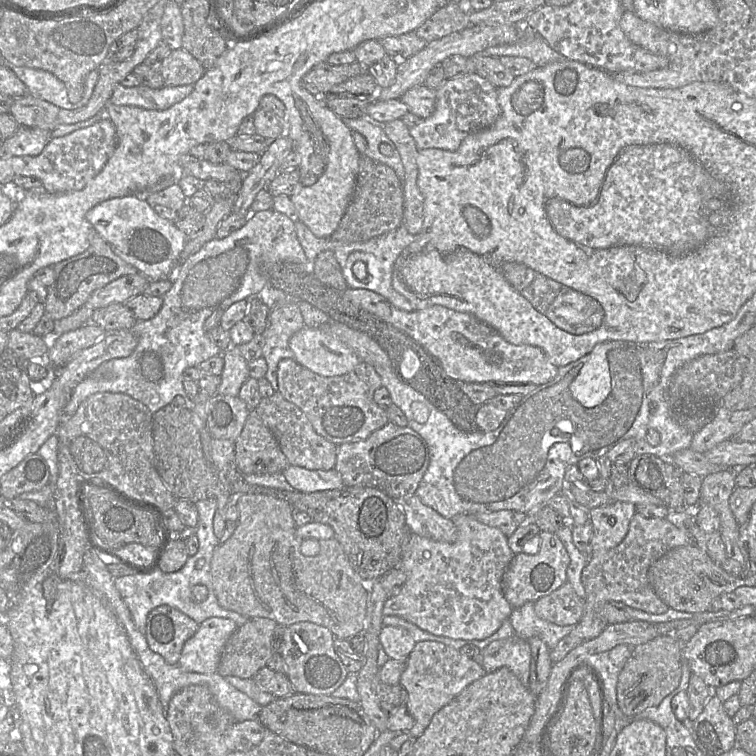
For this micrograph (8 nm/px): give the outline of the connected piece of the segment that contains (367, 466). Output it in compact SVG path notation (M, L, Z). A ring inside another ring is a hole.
M387 423L364 440L344 443L338 446L335 470L341 474L345 486L368 486L381 490L393 499L416 493L418 485L429 465L429 448L423 437L406 426Z

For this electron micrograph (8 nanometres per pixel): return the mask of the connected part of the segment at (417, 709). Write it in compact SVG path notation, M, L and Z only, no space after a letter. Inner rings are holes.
M420 641L408 655L399 684L407 692L405 706L414 718L410 737L420 737L436 712L452 701L463 689L484 675L483 667L470 657L436 641Z

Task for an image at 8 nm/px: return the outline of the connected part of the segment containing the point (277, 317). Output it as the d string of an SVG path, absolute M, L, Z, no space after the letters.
M277 304L270 309L267 327L262 335L264 338L262 357L268 367L265 379L275 392L278 392L278 364L283 359L294 359L289 340L304 327L306 326L298 304Z

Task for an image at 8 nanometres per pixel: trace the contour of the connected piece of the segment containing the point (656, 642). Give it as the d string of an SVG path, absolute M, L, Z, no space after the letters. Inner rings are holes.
M663 635L634 647L617 682L617 703L627 717L658 706L681 680L682 643L673 635Z

